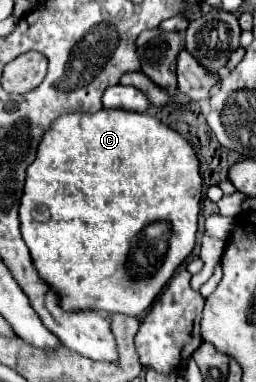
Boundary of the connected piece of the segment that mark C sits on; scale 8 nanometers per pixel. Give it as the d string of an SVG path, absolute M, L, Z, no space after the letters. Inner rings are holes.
M101 108L99 112L71 112L71 114L63 114L59 116L51 128L47 130L47 134L43 134L39 148L37 148L37 156L35 162L27 168L27 178L25 178L25 188L23 188L23 196L21 196L21 206L19 206L19 220L21 220L21 234L23 240L31 252L31 258L35 262L35 268L39 272L39 276L43 280L47 280L47 284L51 284L59 296L61 296L61 304L63 308L91 308L91 310L105 310L105 312L121 312L127 316L143 316L145 310L149 310L149 306L153 304L153 300L157 298L157 294L161 292L161 288L167 284L167 280L171 278L171 274L177 270L177 266L193 252L195 246L195 234L197 234L197 216L199 216L199 204L203 197L202 193L203 179L199 174L199 160L197 154L193 150L193 146L173 128L165 126L163 122L155 120L149 114L139 114L139 112L127 112L127 110L105 110ZM157 220L165 220L171 228L169 234L169 242L167 242L167 252L161 254L161 258L157 260L157 270L153 270L151 276L145 278L135 278L129 268L127 262L131 258L131 248L133 248L133 238L147 228L149 224L157 222Z

